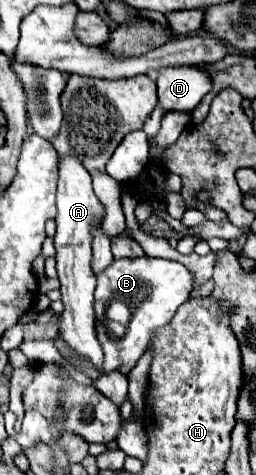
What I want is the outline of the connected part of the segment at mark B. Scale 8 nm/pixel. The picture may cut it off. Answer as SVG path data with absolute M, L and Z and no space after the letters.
M150 256L114 260L112 266L108 266L108 270L100 274L96 294L94 294L96 336L104 350L102 368L96 368L88 358L78 354L76 350L72 350L70 356L62 354L62 358L92 380L112 370L127 376L127 364L132 364L132 368L136 366L138 358L148 348L154 332L166 326L176 314L178 306L184 304L184 300L188 300L192 284L194 280L192 280L190 270L184 264L174 262L174 260L150 258Z

